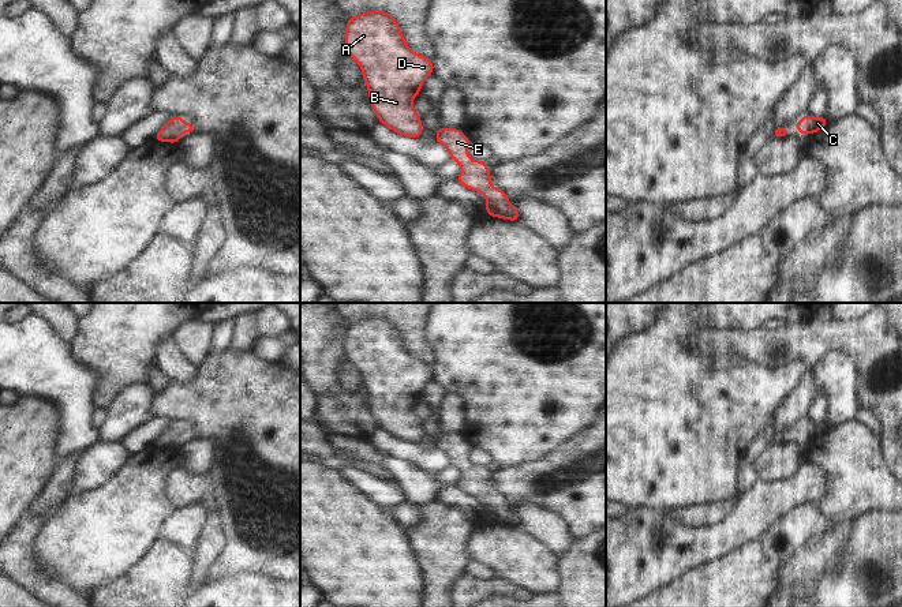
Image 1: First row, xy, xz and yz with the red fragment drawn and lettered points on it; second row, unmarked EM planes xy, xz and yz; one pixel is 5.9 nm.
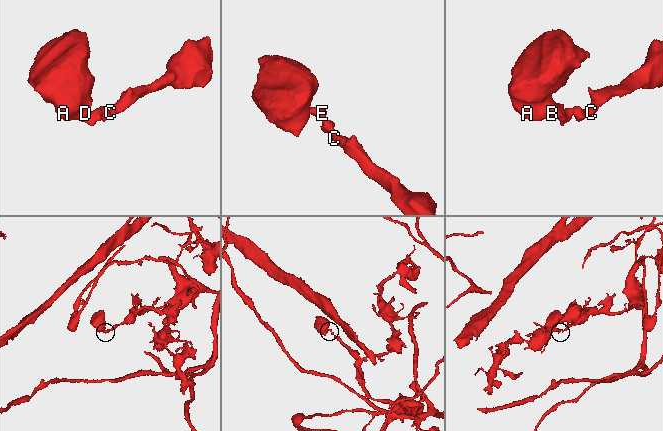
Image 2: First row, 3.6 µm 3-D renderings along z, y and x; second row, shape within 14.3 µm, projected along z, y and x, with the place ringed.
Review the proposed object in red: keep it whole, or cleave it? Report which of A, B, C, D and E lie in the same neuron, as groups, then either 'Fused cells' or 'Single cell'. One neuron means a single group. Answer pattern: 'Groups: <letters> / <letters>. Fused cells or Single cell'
Groups: A B C D E. Single cell.

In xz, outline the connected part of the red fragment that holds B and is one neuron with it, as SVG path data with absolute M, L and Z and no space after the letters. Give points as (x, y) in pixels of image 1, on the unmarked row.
M382 315L349 322L344 346L348 361L362 375L379 428L418 445L423 430L412 406L422 398L424 385L434 379L433 366L413 357L396 323Z

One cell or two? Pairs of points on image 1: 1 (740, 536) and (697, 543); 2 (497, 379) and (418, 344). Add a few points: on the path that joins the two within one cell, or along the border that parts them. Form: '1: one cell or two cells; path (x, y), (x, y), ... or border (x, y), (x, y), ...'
1: one cell; path (729, 536), (708, 543)
2: two cells; border (427, 318), (426, 341), (433, 355), (431, 364)

